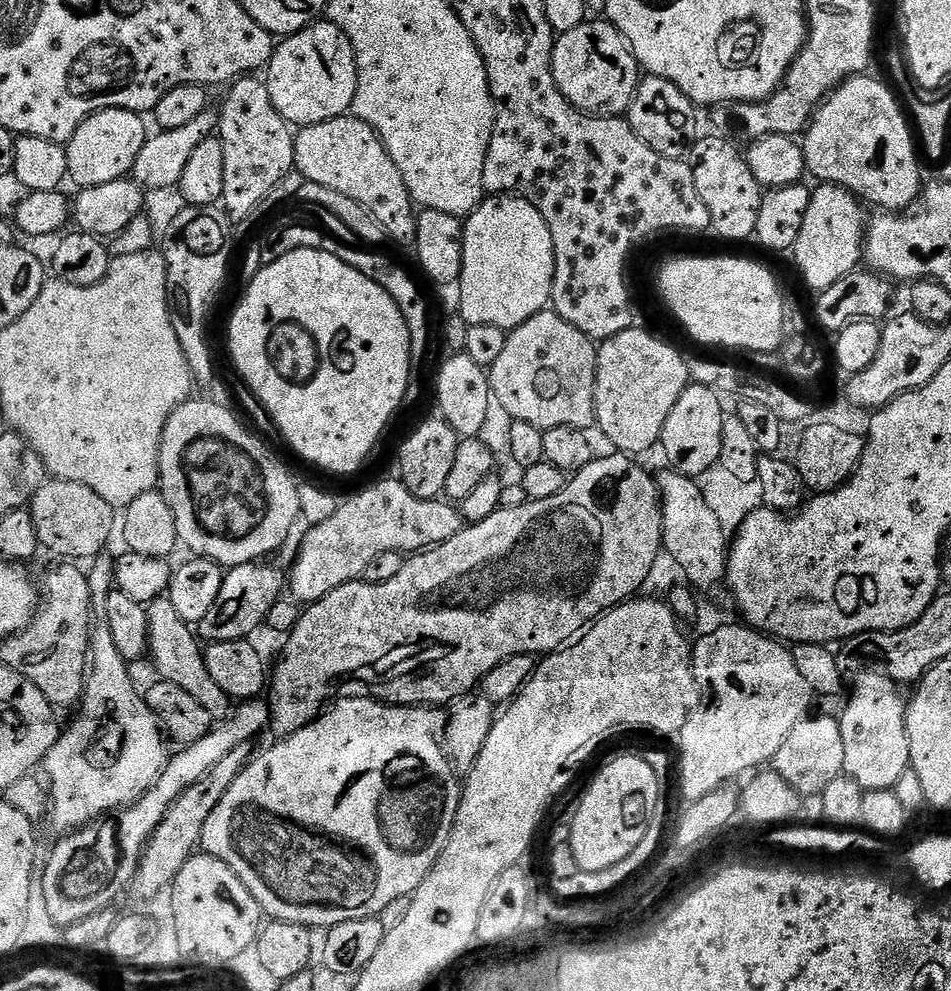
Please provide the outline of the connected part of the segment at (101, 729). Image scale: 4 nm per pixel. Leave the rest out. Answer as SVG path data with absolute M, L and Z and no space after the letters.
M101 554L95 557L92 566L92 572L87 573L92 595L92 633L88 643L90 667L86 672L84 695L78 705L80 713L65 728L63 725L56 745L48 751L42 765L43 771L48 771L50 821L60 834L86 828L141 800L154 782L158 782L170 759L169 741L148 708L141 689L140 692L136 689L128 673L129 661L124 660L114 644L107 612L108 596L116 584L113 557Z

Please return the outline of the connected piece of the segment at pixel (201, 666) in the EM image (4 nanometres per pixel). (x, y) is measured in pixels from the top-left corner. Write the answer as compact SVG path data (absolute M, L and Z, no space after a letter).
M166 598L153 601L152 604L147 605L146 609L148 614L148 647L150 657L152 656L153 662L156 663L157 673L155 675L161 680L174 682L174 686L182 686L182 690L186 690L186 694L191 694L202 705L202 710L206 710L206 714L212 716L213 721L223 720L230 711L230 698L226 694L226 690L222 690L222 686L218 686L218 682L214 682L214 678L210 678L210 670L206 670L206 662L204 661L204 648L193 625L187 624L178 615L178 610L174 610L174 602L170 602Z

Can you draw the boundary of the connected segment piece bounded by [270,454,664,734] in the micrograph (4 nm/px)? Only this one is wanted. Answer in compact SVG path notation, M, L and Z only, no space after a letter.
M611 454L600 456L578 470L565 483L554 498L528 500L526 504L513 509L499 508L490 518L477 524L468 524L461 527L454 538L437 548L427 549L411 558L405 559L402 570L381 584L365 582L363 579L352 580L346 586L338 586L330 590L321 600L307 605L300 613L298 626L287 633L288 645L284 648L284 657L276 668L276 673L270 676L270 724L277 728L280 734L291 734L299 728L304 728L311 720L315 720L318 713L329 702L335 701L345 690L353 684L353 689L373 700L383 700L385 704L402 704L405 706L448 706L469 695L472 688L479 685L503 660L515 656L534 656L551 654L575 641L593 622L600 619L604 613L633 599L636 592L644 583L649 583L653 568L656 567L664 546L664 531L662 530L662 508L660 506L660 486L655 475L651 476L640 464L635 464L633 457L628 454Z

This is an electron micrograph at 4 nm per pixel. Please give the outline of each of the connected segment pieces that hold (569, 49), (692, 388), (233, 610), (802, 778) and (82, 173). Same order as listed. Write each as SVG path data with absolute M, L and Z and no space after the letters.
M604 18L589 19L574 30L561 32L555 37L552 73L560 93L575 108L602 116L627 113L642 79L642 69L624 35Z
M689 383L688 389L674 402L670 418L660 435L659 447L664 448L667 467L684 476L701 478L720 463L722 454L722 422L724 413L718 403L718 392L701 384Z
M268 562L243 564L237 568L227 569L222 586L222 594L218 594L218 602L214 602L210 614L199 624L198 632L205 641L234 642L249 639L256 627L263 625L268 619L270 610L279 602L286 592L286 576Z
M815 716L794 726L790 738L782 742L782 750L778 750L774 761L774 771L804 798L819 797L820 792L826 790L826 786L830 786L830 782L834 782L834 778L838 778L844 772L844 730L841 721L832 716Z
M107 108L101 112L87 116L78 126L78 130L66 145L68 149L68 180L76 183L77 189L89 188L90 186L106 186L106 182L125 179L131 173L134 162L138 162L138 154L142 146L148 141L149 129L144 129L145 117L138 112L131 112L125 108Z

